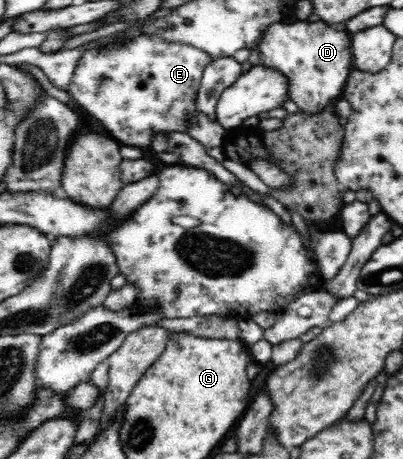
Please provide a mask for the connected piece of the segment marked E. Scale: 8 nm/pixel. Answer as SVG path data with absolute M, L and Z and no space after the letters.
M140 35L119 41L110 47L86 51L71 77L68 93L84 112L100 121L106 131L122 145L150 149L152 137L158 133L186 132L188 117L191 117L194 111L198 111L196 99L202 71L213 63L214 59L216 58L192 45Z

